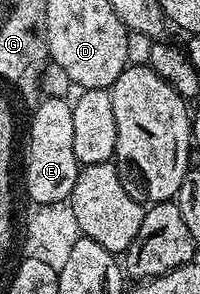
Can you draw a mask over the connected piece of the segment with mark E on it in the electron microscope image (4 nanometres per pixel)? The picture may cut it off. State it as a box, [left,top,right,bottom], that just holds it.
[25,97,81,204]

